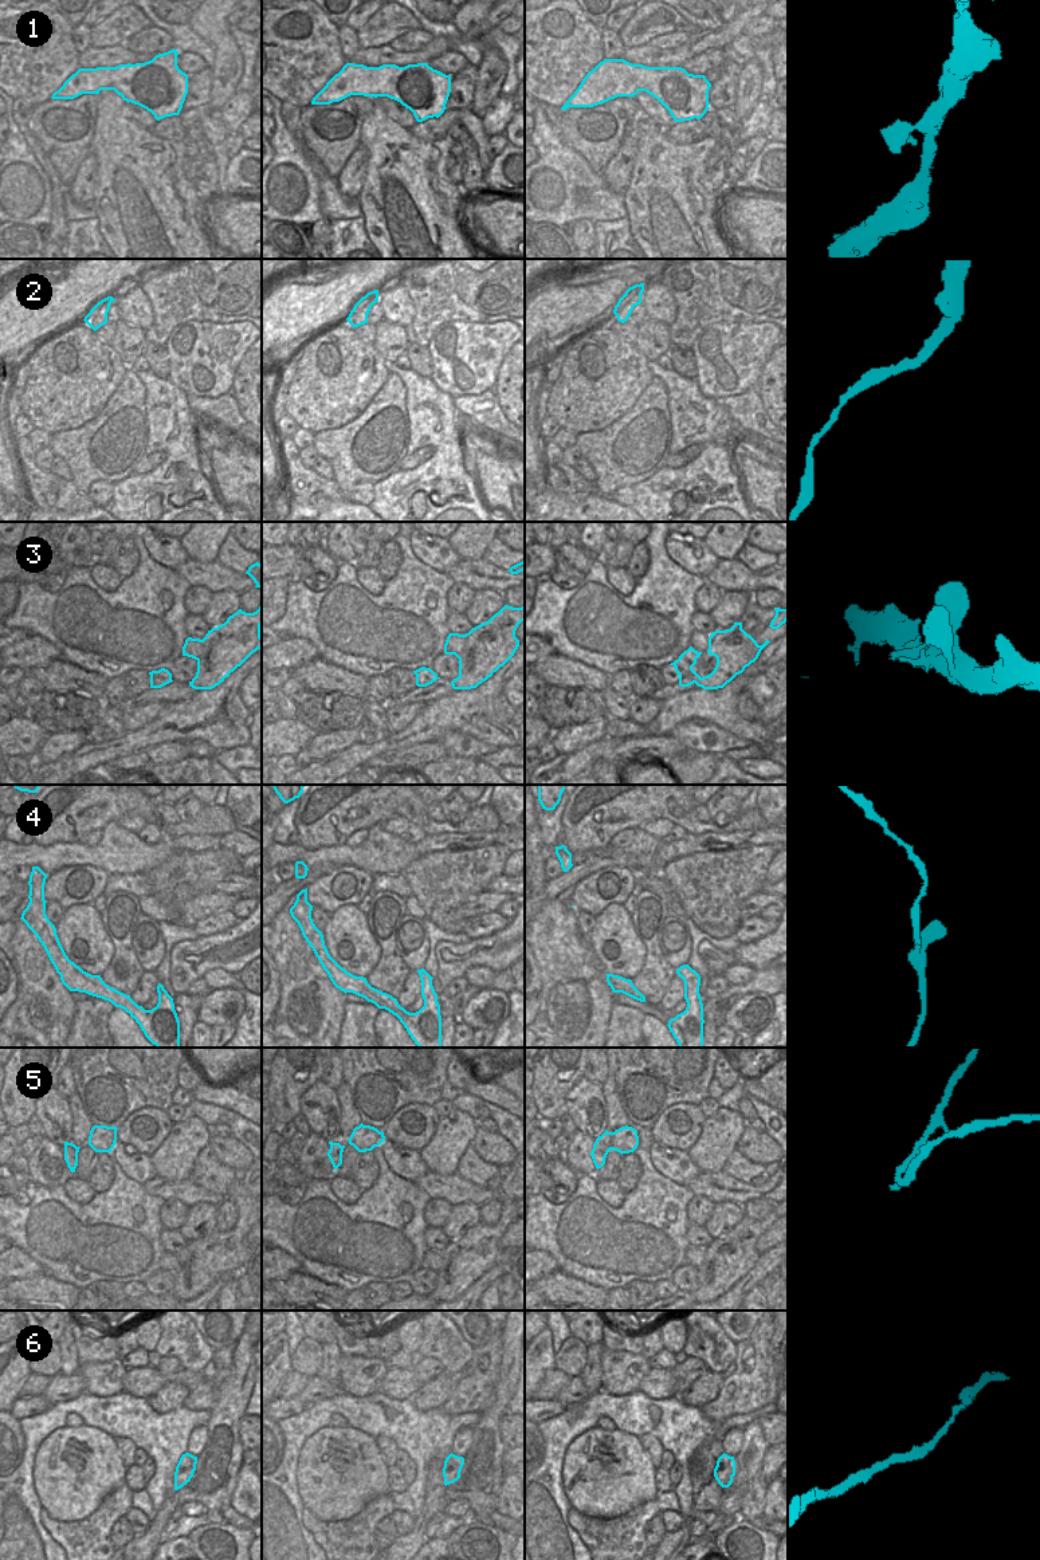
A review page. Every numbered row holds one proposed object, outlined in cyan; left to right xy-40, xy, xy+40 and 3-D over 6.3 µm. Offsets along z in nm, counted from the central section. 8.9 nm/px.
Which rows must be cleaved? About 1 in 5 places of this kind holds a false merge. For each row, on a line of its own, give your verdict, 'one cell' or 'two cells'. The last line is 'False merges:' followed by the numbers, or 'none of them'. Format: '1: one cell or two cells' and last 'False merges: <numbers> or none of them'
1: one cell
2: one cell
3: one cell
4: one cell
5: two cells
6: one cell
False merges: 5

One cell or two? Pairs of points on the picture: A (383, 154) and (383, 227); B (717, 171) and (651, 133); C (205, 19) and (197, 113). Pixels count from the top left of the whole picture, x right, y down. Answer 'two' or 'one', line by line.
A: one
B: two
C: two

